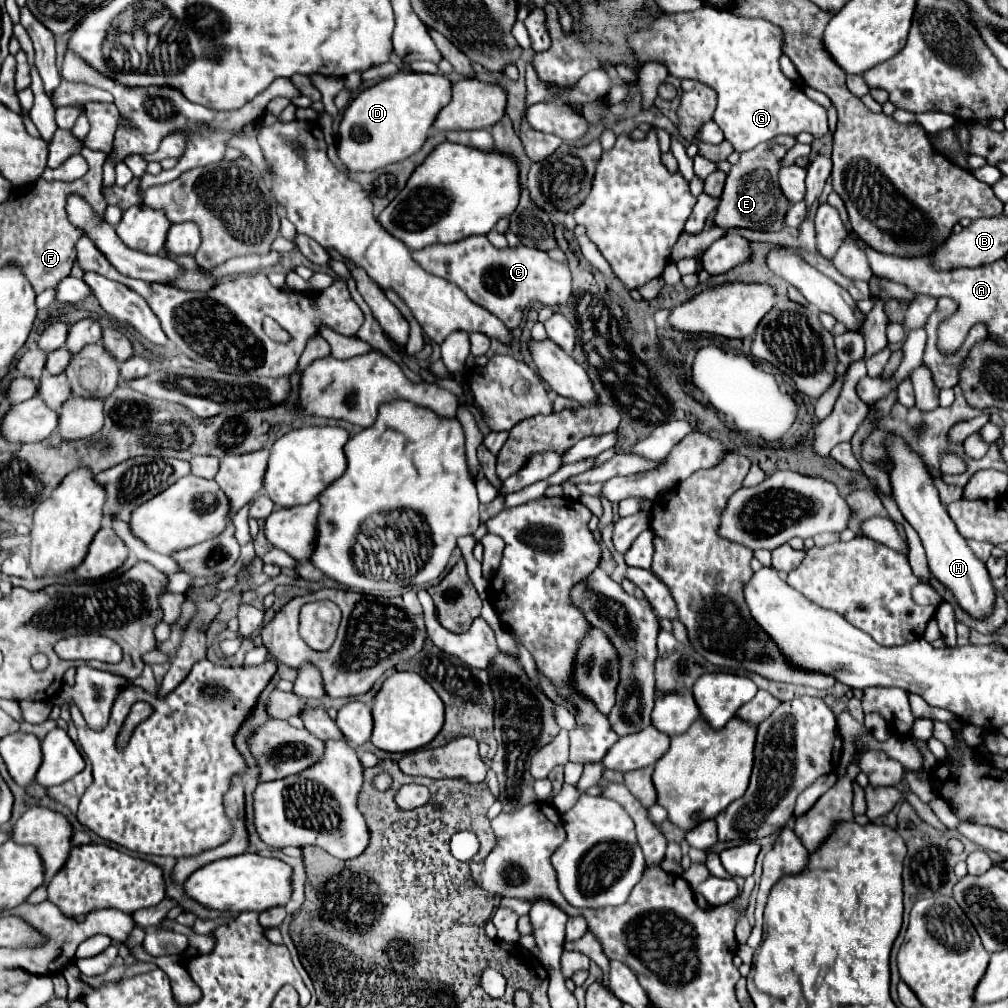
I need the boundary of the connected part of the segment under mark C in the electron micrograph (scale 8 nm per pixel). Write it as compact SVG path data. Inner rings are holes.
M470 236L458 244L436 244L422 250L414 250L412 258L434 276L440 276L456 284L478 306L492 312L508 328L516 328L522 322L524 310L530 302L542 302L546 306L564 304L572 294L572 278L568 264L554 262L546 252L536 248L494 248L486 236Z

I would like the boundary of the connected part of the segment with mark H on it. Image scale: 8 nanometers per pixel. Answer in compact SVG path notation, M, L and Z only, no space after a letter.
M888 436L886 446L894 466L890 474L892 496L898 502L902 516L918 532L934 580L938 580L944 588L948 588L954 594L956 604L964 612L968 612L974 620L986 620L992 614L996 602L996 590L992 586L986 564L972 552L968 542L960 536L956 524L950 520L946 506L938 498L938 490L934 488L934 480L928 474L926 464L904 444L904 440L896 436Z

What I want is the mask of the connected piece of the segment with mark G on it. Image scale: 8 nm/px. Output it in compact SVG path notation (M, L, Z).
M706 6L678 14L660 12L650 24L644 24L632 32L628 42L632 56L626 58L626 64L640 68L646 62L660 62L674 78L690 78L702 84L710 84L710 88L718 94L718 106L712 120L724 132L724 140L732 144L734 152L746 152L756 144L772 140L778 134L798 136L800 132L810 132L814 138L828 134L826 108L810 100L800 84L794 84L782 74L778 66L778 58L782 56L782 32L778 32L774 24L766 24L766 20L736 18L728 12L718 12L716 8Z

